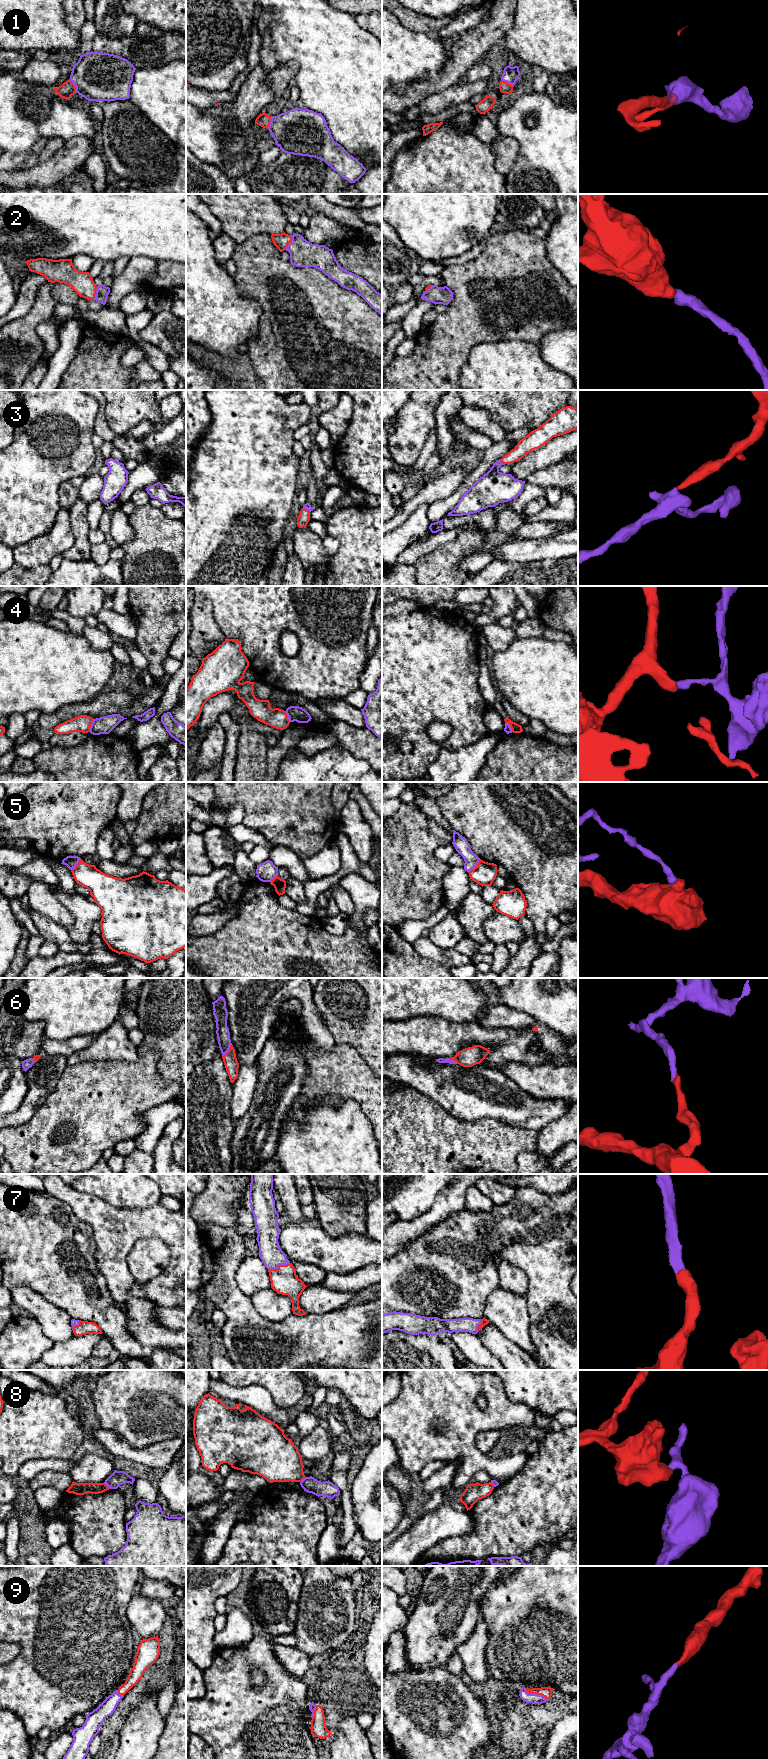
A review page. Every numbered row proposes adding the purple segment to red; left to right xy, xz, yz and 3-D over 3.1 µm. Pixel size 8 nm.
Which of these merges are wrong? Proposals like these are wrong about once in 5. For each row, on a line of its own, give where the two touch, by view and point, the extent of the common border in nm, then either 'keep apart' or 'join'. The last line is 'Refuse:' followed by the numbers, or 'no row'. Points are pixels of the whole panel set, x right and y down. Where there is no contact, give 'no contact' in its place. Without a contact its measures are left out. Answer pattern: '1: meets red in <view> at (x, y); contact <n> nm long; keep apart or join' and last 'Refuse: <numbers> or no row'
1: meets red in xy at (74, 86); contact 130 nm long; join
2: meets red in xz at (290, 242); contact 130 nm long; join
3: meets red in yz at (501, 461); contact 50 nm long; join
4: meets red in xy at (90, 725); contact 110 nm long; keep apart
5: meets red in yz at (476, 866); contact 150 nm long; keep apart
6: meets red in xz at (229, 1050); contact 120 nm long; join
7: meets red in xz at (279, 1265); contact 190 nm long; join
8: meets red in xy at (106, 1485); contact 80 nm long; keep apart
9: meets red in yz at (536, 1693); contact 240 nm long; join
Refuse: 4, 5, 8

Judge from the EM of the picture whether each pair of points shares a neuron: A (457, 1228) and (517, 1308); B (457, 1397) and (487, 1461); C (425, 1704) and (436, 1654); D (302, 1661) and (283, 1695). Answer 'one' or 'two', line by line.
A: two
B: one
C: two
D: two

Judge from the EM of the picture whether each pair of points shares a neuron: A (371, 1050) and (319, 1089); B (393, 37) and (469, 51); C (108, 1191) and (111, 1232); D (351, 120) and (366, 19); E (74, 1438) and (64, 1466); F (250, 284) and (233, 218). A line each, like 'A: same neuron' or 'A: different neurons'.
A: different neurons
B: different neurons
C: different neurons
D: different neurons
E: different neurons
F: different neurons

